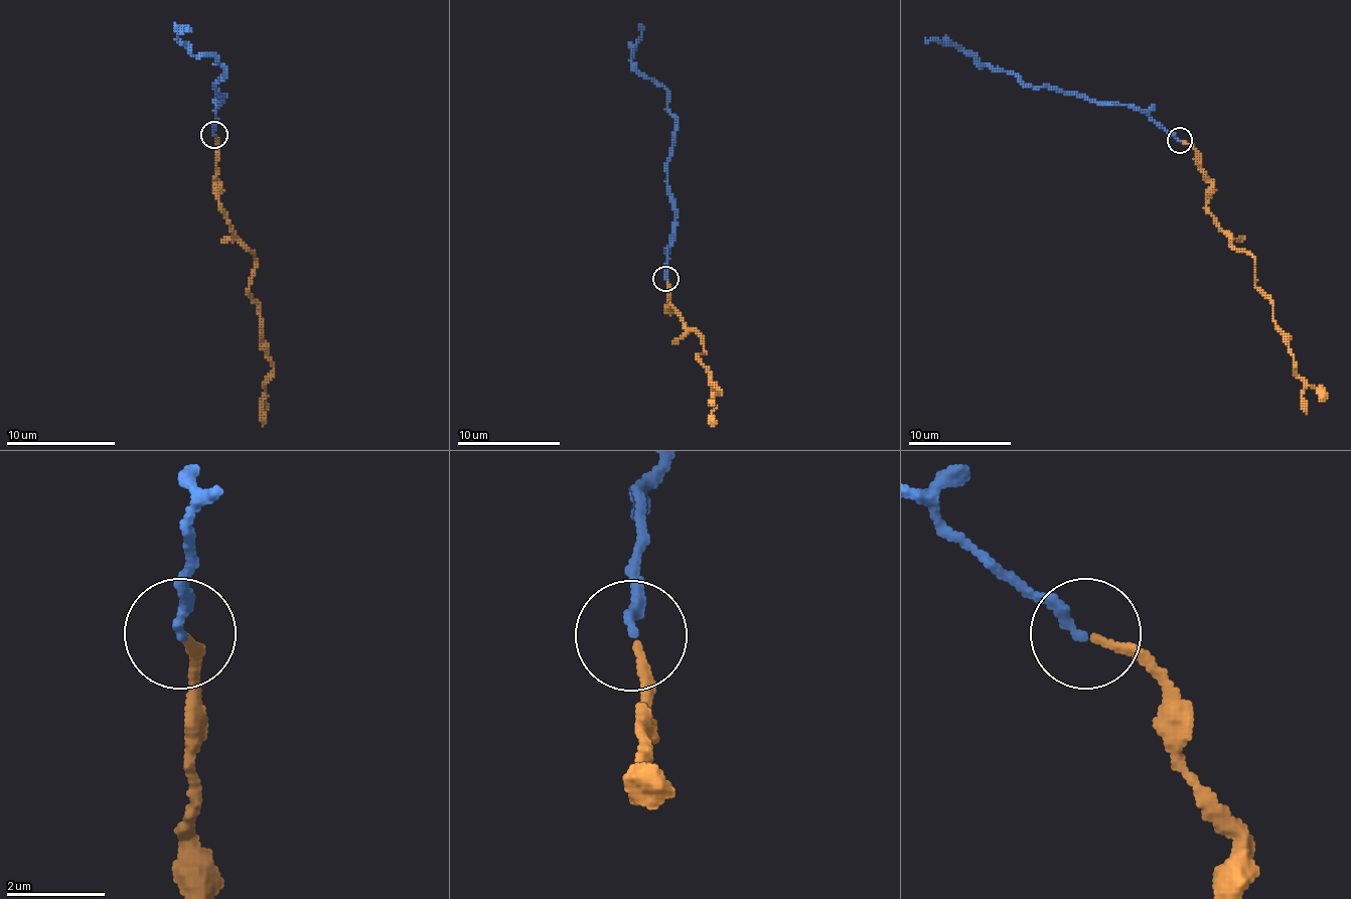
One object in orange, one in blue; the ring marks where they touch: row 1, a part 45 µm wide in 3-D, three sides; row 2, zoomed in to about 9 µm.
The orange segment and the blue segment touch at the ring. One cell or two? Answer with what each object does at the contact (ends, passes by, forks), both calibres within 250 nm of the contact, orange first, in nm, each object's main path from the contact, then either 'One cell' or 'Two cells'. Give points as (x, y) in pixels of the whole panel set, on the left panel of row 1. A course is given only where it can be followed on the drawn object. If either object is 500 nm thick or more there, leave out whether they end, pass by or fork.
At the ring orange ends. At the ring blue ends. Thickness 160 nm (orange) against 200 nm. Course of orange: (215, 135), (218, 209), (252, 253), (249, 297), (260, 311), (260, 335), (273, 365), (263, 393), (263, 426). Course of blue: (213, 135), (224, 97), (215, 86), (224, 69), (215, 58), (194, 55), (177, 36), (185, 31). One cell

